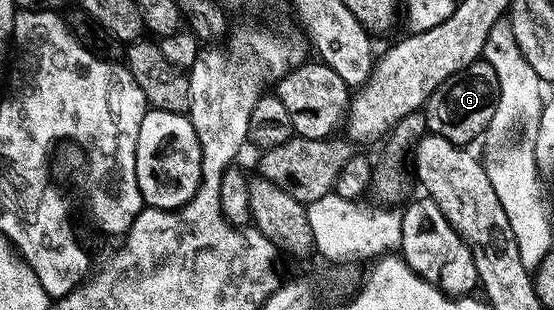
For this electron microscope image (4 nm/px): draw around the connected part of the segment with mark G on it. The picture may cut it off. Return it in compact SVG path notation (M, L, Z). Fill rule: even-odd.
M486 60L473 61L468 67L456 71L456 75L448 75L430 98L425 101L427 130L448 139L454 145L469 146L483 136L496 110L497 100L500 99L500 82L496 71Z

